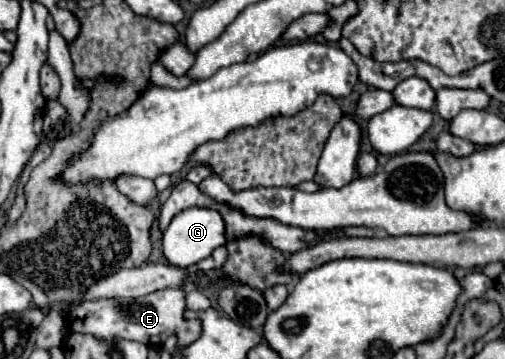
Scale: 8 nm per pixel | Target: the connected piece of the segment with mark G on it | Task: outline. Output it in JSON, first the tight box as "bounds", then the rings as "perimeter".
{"bounds":[162,208,226,268],"perimeter":[[[188,208],[186,212],[174,216],[168,230],[164,232],[162,244],[164,244],[164,256],[172,266],[190,268],[200,260],[208,258],[214,252],[214,248],[226,244],[222,216],[216,210],[208,210],[208,208]]]}

